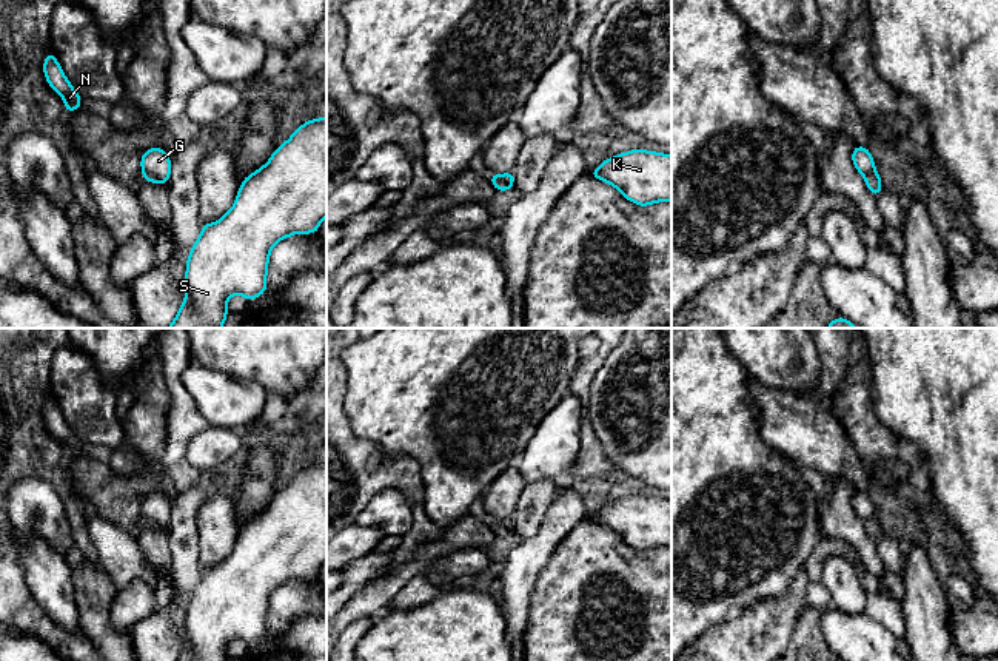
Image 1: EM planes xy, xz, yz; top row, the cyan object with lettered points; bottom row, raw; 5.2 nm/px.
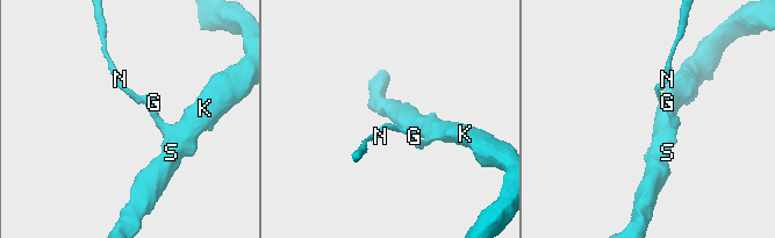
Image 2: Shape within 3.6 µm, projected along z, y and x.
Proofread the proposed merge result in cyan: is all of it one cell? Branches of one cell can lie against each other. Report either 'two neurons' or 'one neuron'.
two neurons

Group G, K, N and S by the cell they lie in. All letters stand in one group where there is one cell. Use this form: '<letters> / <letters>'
G N / K S

